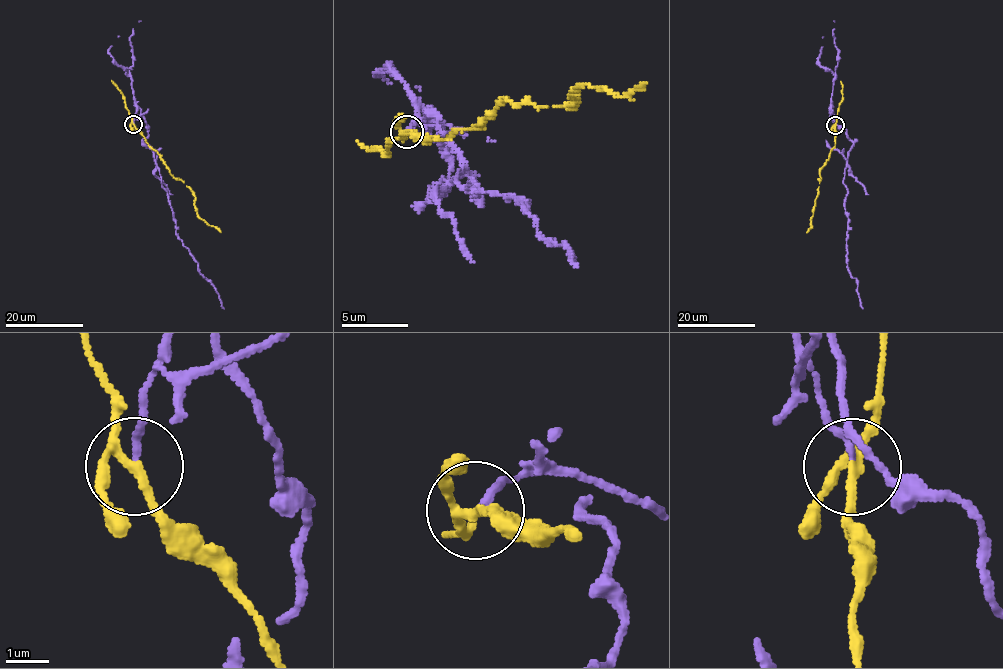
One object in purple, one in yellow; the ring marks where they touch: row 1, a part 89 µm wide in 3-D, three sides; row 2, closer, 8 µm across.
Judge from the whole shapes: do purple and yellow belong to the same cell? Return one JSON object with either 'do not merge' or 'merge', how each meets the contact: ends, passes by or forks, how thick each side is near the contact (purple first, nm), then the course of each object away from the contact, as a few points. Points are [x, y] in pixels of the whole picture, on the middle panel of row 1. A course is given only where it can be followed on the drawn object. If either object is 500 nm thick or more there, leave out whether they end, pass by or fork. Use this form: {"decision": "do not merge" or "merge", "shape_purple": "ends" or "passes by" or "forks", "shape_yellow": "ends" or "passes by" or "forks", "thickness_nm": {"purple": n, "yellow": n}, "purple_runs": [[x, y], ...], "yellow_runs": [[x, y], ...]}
{"decision": "do not merge", "shape_purple": "ends", "shape_yellow": "forks", "thickness_nm": {"purple": 150, "yellow": 170}, "purple_runs": [[406, 131], [421, 118], [449, 141], [430, 199], [460, 173], [477, 197], [521, 197], [577, 267]], "yellow_runs": [[406, 131], [451, 139], [502, 101], [564, 106], [586, 84], [630, 96], [646, 83]]}

